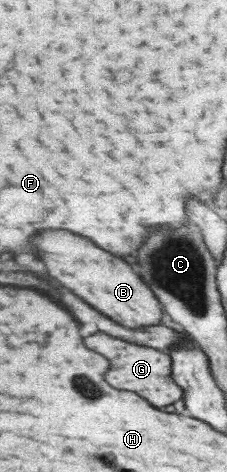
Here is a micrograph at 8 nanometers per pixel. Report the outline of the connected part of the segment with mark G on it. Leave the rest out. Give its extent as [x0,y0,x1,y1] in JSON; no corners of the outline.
[84,332,184,408]

